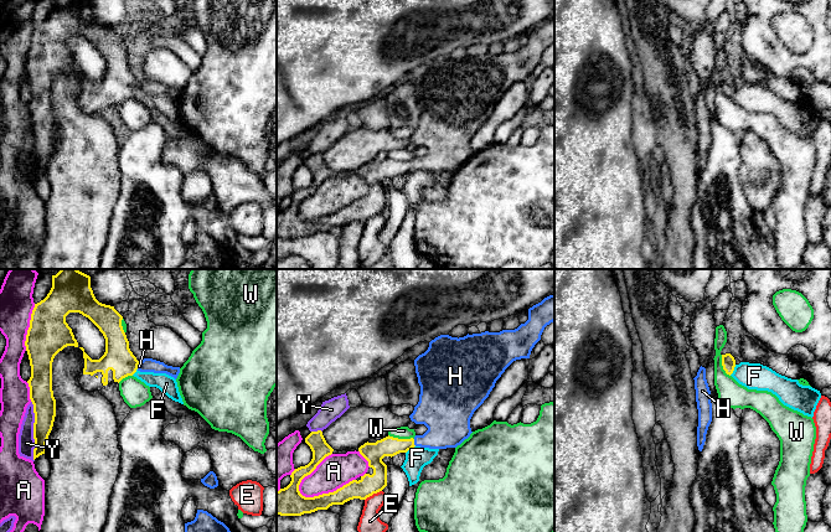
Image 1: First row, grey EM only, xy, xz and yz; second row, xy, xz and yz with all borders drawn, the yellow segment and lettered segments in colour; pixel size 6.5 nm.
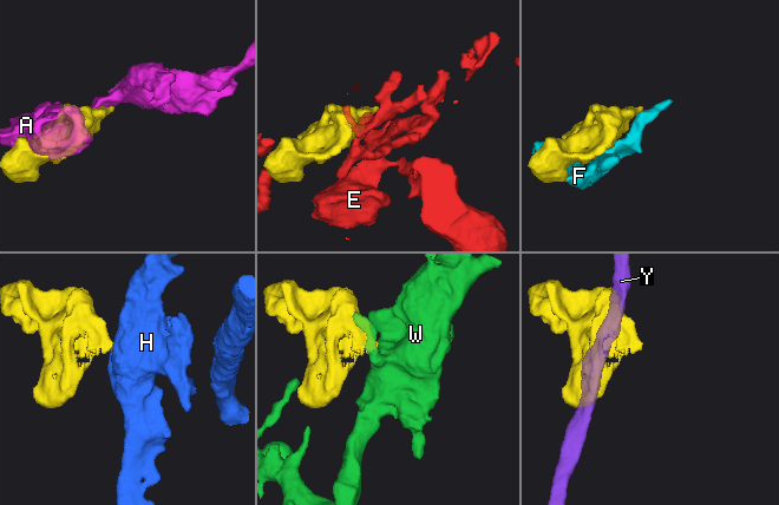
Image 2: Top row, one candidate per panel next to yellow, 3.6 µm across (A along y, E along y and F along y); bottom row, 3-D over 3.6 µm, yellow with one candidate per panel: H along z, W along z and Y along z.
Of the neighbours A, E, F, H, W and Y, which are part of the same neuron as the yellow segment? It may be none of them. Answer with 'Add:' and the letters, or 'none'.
Add: H

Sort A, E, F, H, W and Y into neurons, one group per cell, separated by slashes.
A / E / F / H / W / Y

